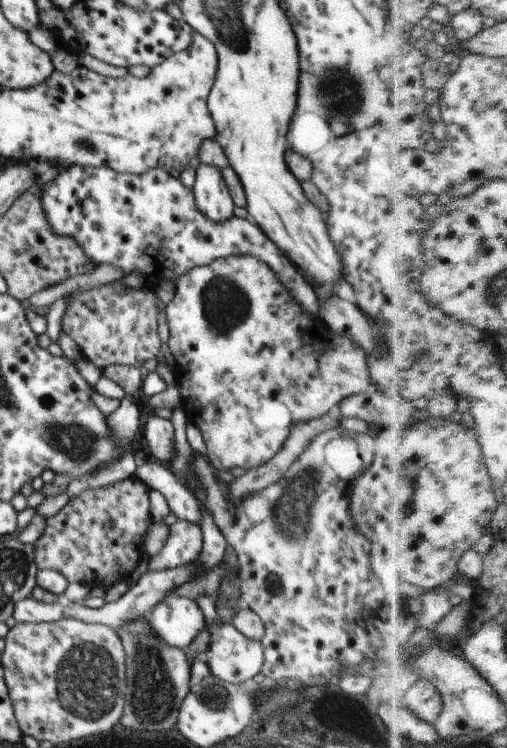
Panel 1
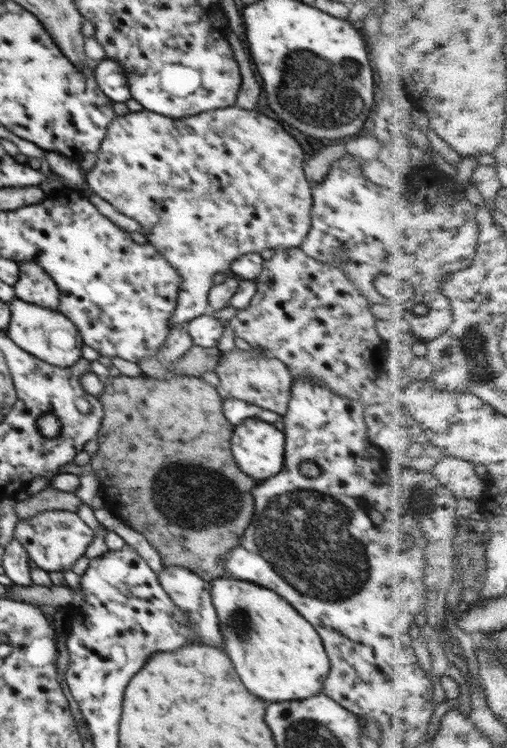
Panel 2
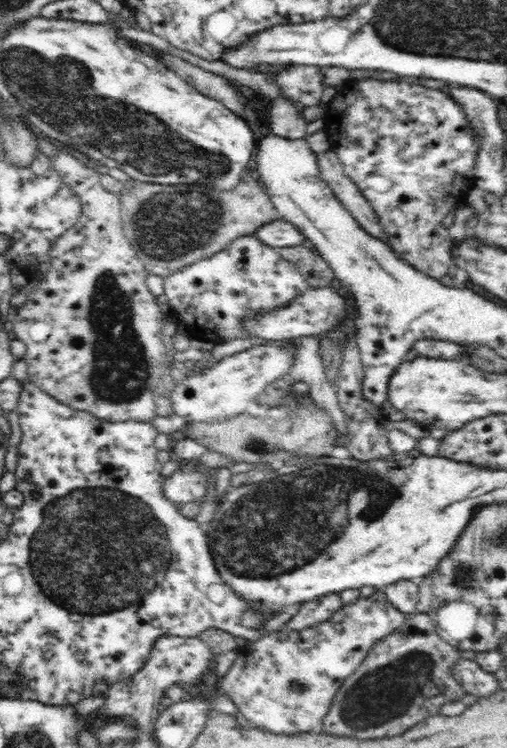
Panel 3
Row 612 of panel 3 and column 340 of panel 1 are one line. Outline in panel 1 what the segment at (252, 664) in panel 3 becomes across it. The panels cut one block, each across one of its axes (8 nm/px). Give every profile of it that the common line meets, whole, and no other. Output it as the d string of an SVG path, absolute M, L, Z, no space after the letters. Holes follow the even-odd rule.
M250 255L219 258L213 260L209 265L193 268L178 277L178 280L174 281L174 285L176 287L175 296L171 302L167 303L163 316L166 317L170 328L170 340L167 345L175 358L176 386L181 392L182 410L185 412L187 422L200 428L207 448L207 457L217 471L224 472L232 470L232 468L251 469L268 462L282 448L290 434L290 427L332 412L346 397L365 393L372 388L365 350L348 338L334 336L329 329L328 336L322 334L322 344L314 344L314 339L318 336L316 336L316 332L312 334L308 330L308 326L312 326L314 316L308 316L302 312L302 308L298 308L298 303L292 298L290 291L287 291L287 288L278 280L276 273L262 260Z

